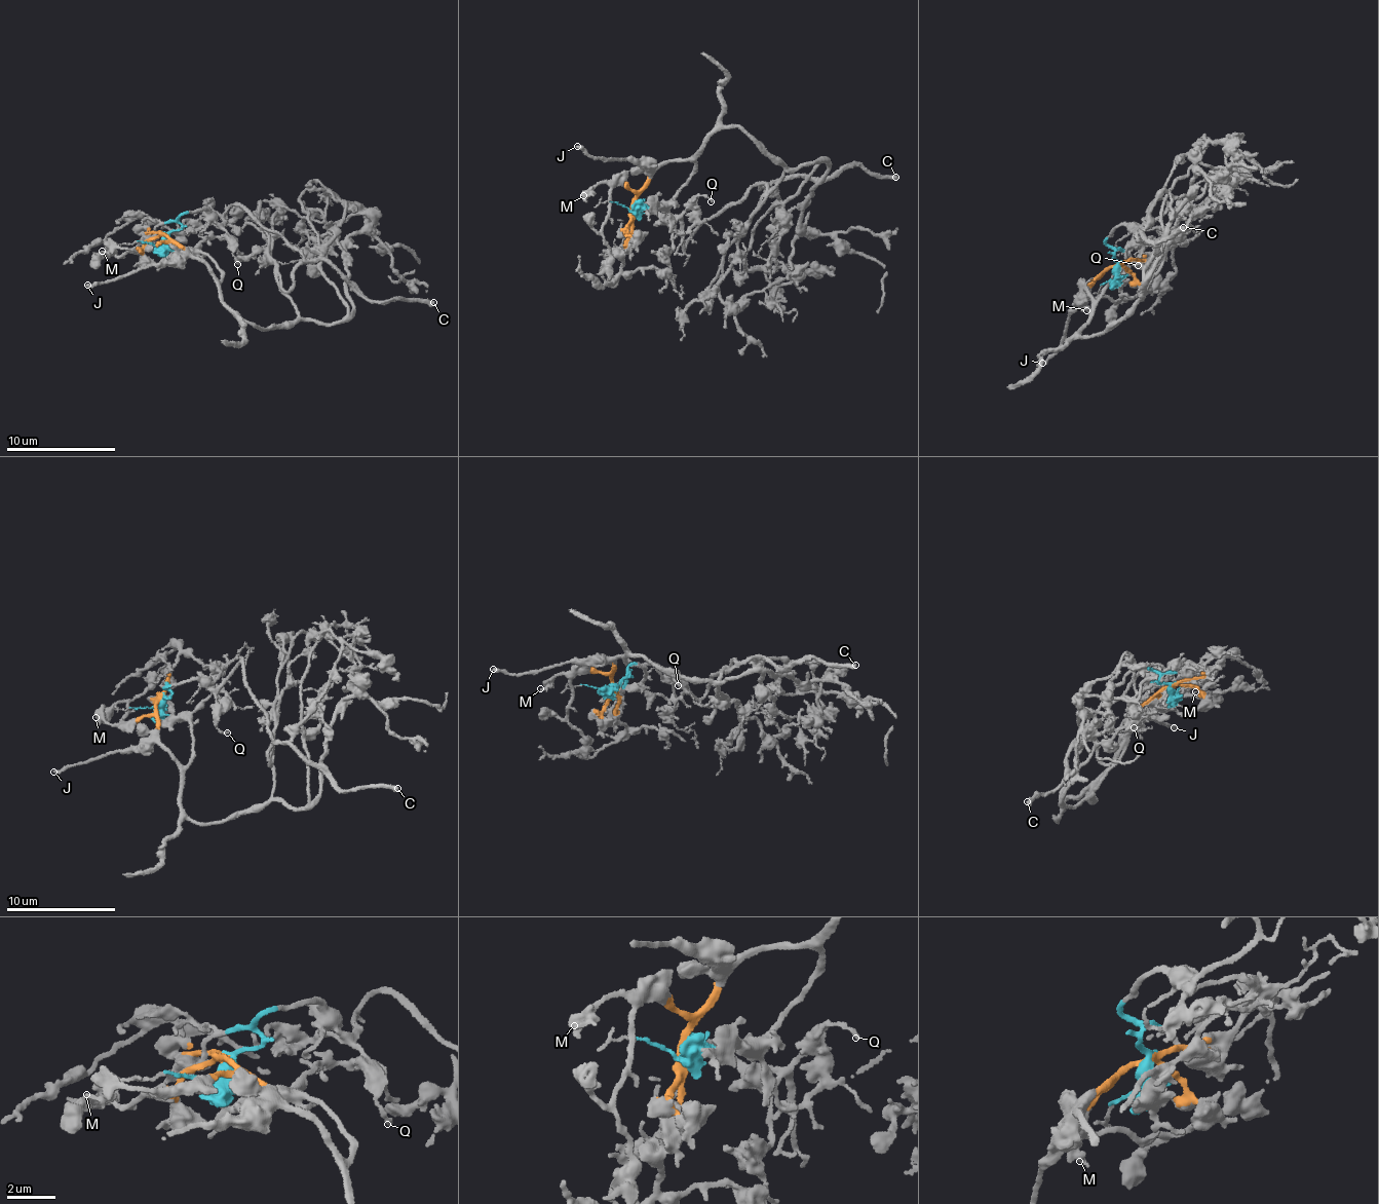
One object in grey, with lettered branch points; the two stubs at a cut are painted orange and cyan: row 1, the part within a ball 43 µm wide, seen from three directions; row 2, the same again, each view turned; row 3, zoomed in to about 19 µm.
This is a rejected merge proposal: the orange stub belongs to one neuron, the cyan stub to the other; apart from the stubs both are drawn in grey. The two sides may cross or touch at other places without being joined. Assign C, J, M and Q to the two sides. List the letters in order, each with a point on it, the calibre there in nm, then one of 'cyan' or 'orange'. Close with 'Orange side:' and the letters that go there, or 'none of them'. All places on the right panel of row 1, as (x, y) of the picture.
C: at (1183, 227); 320 nm thick; cyan
J: at (1042, 363); 220 nm thick; orange
M: at (1086, 310); 200 nm thick; orange
Q: at (1138, 265); 170 nm thick; cyan
Orange side: J, M

